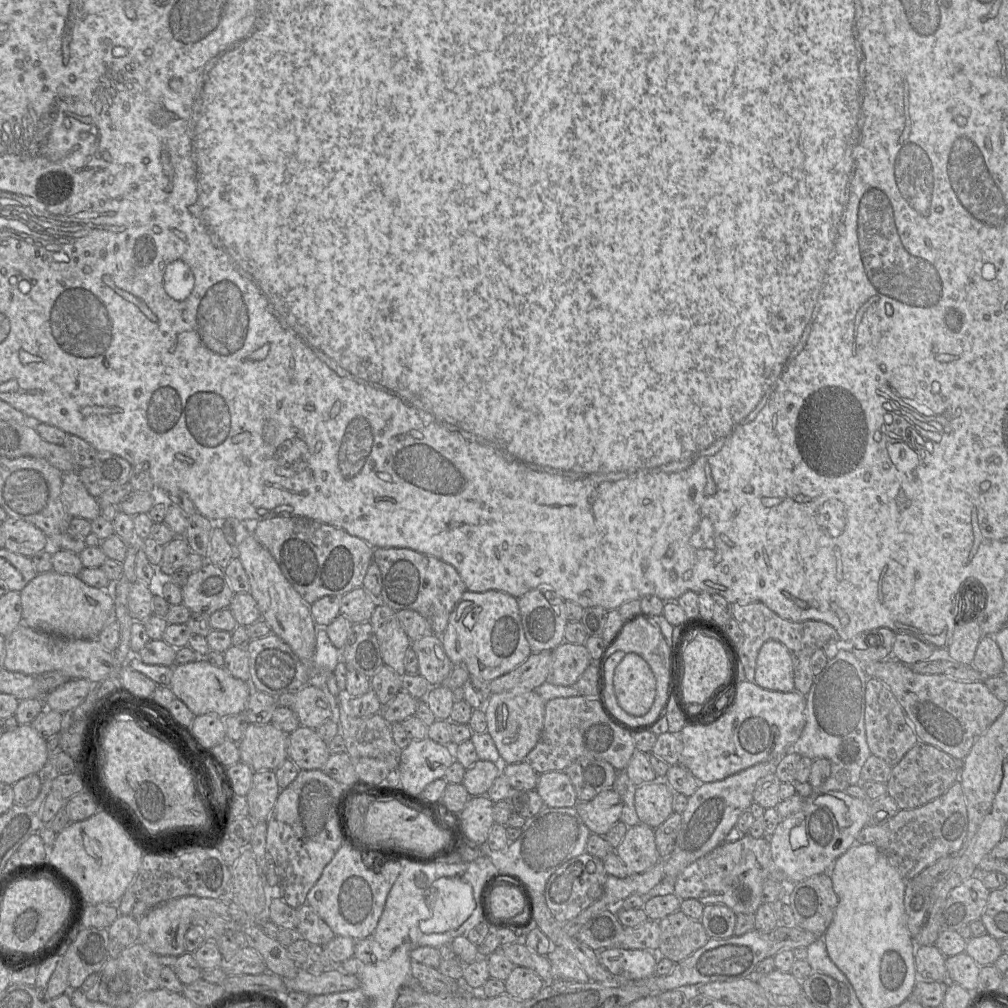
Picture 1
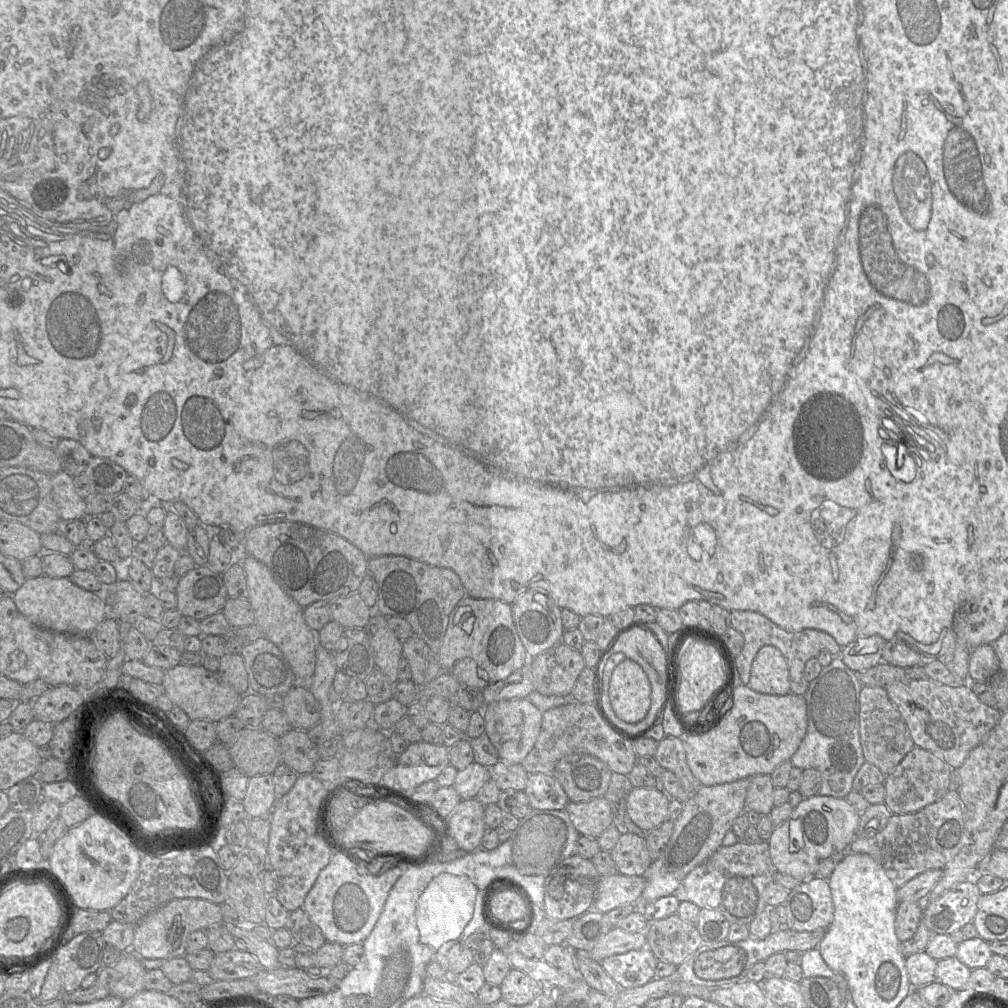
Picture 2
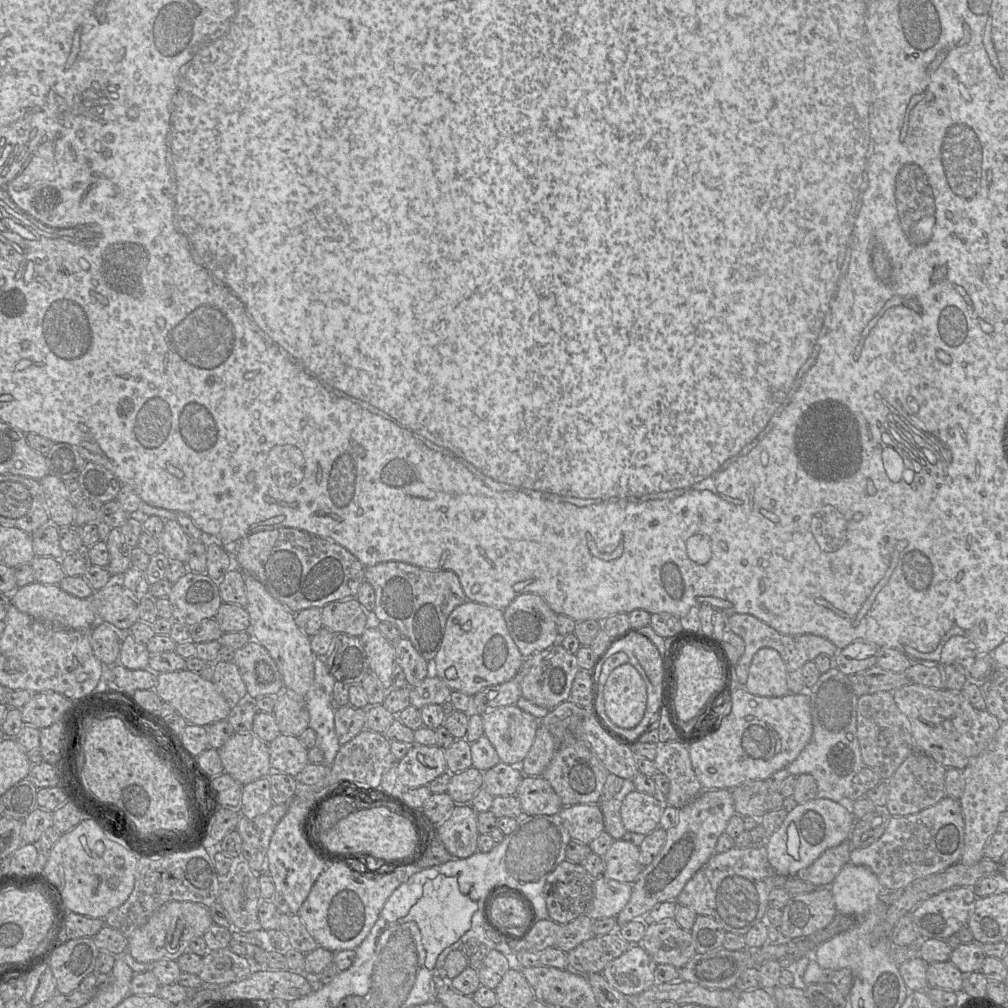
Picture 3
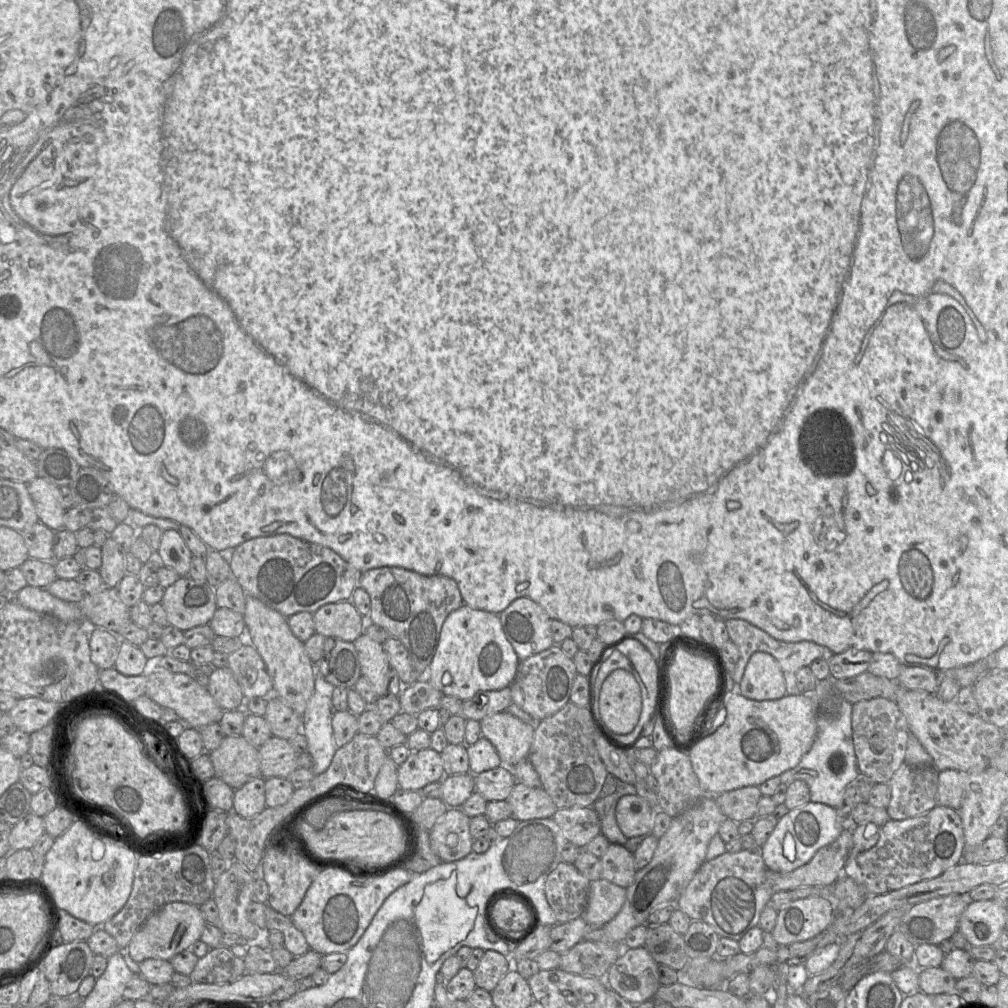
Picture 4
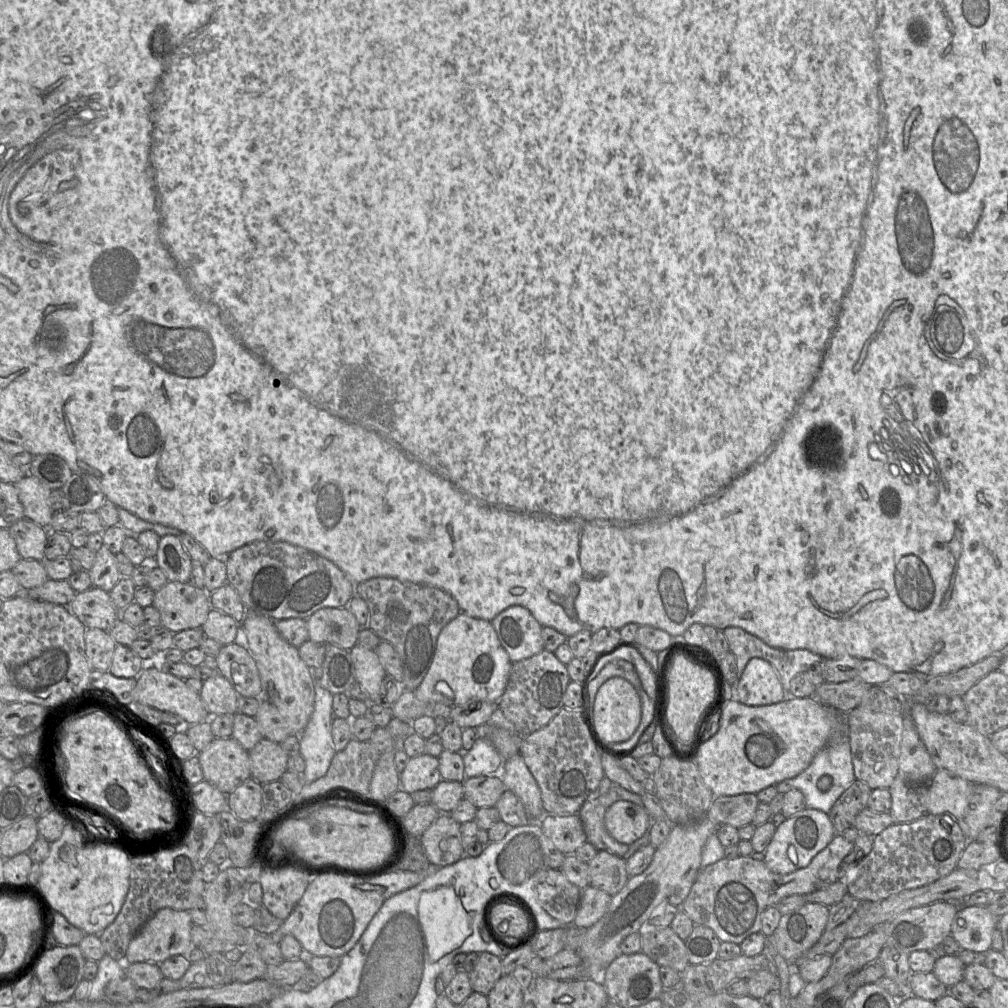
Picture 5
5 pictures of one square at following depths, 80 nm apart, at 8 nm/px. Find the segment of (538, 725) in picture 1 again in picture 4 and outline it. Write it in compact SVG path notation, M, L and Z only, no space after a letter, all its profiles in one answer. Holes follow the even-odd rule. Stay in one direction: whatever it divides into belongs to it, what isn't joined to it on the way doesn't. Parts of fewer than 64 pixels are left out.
M507 711L480 721L482 736L495 747L502 765L513 767L527 759L534 737L535 723L527 723Z

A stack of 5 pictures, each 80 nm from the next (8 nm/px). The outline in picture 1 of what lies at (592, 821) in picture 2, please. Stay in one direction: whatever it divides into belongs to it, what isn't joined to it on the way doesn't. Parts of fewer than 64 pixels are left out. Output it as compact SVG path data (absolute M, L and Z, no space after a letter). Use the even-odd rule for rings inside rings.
M609 788L588 802L578 802L575 808L591 833L604 836L620 821L623 802L620 795Z

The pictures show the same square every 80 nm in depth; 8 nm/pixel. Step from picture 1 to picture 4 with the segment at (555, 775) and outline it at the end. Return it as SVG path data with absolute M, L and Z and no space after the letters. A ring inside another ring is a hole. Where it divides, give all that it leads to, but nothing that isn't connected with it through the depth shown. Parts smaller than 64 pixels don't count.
M516 783L506 799L512 807L512 818L525 821L540 818L552 818L557 811L552 798L541 788L530 788Z

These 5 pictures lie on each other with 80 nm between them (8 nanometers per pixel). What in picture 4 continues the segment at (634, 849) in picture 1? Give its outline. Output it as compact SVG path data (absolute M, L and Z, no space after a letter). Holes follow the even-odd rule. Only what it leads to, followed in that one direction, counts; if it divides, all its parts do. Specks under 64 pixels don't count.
M612 843L600 857L601 878L623 888L632 884L637 869L634 855L624 845Z

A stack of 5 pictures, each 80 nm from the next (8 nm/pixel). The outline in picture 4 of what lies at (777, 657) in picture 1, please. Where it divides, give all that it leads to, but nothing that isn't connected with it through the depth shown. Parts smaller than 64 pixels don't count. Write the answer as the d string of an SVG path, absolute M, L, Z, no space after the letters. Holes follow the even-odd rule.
M754 652L737 691L756 701L776 700L787 695L785 678L779 662L767 652Z

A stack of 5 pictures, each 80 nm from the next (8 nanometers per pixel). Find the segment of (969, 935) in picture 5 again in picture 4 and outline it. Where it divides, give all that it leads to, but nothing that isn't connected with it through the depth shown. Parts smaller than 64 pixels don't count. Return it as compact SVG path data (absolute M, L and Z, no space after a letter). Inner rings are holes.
M994 899L970 901L959 923L960 931L972 946L992 946L1005 930L1007 908Z

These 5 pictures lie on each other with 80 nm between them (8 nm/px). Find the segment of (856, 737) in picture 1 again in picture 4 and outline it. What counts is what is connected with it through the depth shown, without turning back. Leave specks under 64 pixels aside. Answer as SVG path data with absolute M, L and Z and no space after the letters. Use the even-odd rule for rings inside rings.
M829 676L817 682L816 688L811 695L814 702L814 711L817 725L816 739L811 749L802 757L799 764L780 775L781 783L790 785L796 780L805 781L810 789L810 801L823 803L836 808L842 801L846 786L858 775L857 758L852 737L852 708L853 704L844 699L835 687L835 678Z

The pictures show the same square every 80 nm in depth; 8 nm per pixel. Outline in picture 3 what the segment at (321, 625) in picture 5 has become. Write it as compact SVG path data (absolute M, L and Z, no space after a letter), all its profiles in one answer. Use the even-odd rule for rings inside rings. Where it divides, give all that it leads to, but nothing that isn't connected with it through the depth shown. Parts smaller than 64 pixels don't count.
M356 597L333 601L321 611L323 628L335 634L360 637L372 620Z

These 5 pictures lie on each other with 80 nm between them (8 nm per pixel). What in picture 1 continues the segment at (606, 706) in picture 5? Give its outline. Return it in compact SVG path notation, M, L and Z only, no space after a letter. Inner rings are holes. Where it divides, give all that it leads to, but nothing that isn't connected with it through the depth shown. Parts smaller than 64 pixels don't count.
M626 653L614 671L614 691L619 706L632 716L643 716L652 707L656 678L649 664L636 653Z

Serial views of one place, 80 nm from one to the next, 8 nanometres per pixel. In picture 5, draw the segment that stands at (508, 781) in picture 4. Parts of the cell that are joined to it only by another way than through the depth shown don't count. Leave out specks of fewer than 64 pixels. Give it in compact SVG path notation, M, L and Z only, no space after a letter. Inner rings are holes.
M500 773L466 778L463 789L464 799L477 808L494 806L506 791Z

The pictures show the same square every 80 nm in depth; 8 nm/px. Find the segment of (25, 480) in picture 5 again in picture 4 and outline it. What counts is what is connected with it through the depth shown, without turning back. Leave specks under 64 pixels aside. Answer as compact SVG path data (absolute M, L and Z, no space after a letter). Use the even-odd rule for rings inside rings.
M37 476L27 483L27 489L39 521L53 531L62 529L66 509L63 506L60 487Z

